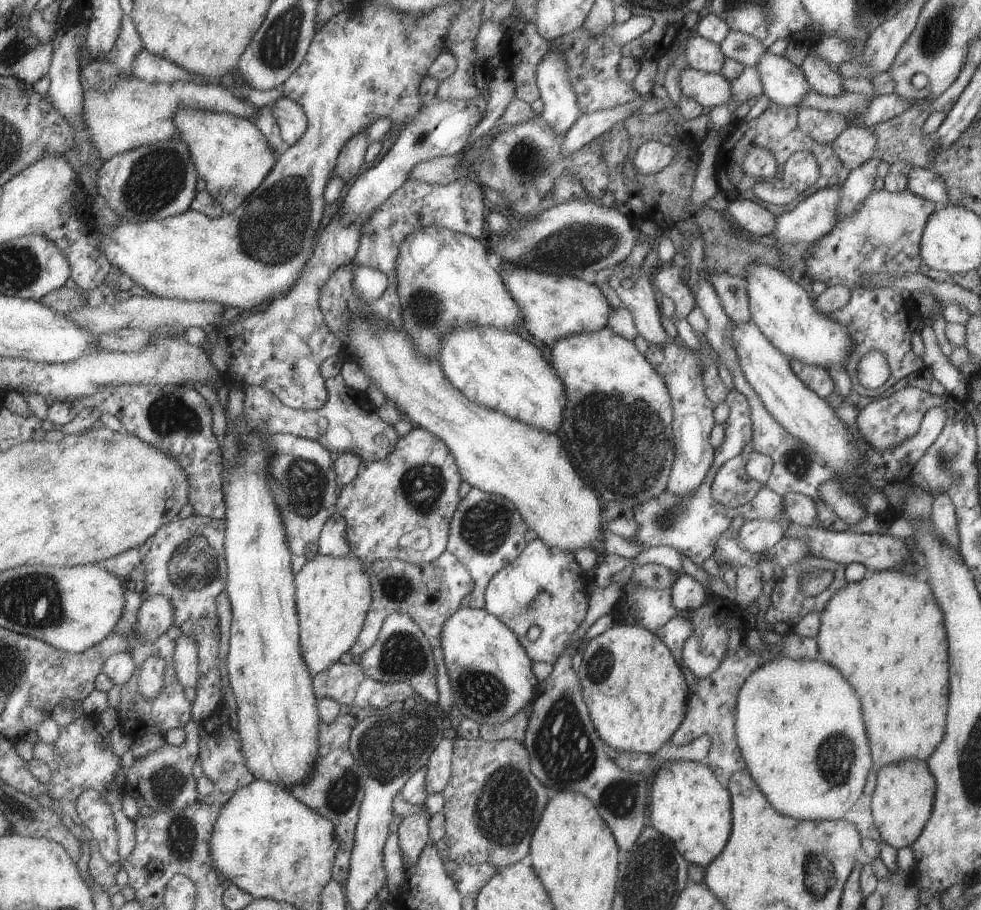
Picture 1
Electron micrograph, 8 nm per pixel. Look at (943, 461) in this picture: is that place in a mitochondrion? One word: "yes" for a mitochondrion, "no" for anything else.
yes

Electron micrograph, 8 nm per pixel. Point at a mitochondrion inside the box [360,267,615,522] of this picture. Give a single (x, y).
(423, 485)

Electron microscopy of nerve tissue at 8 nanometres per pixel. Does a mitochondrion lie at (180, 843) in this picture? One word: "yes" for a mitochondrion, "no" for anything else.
yes

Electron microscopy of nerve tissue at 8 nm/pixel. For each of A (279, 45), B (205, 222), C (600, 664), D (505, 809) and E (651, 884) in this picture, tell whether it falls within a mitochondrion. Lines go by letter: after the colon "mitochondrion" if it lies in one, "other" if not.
A: mitochondrion
B: other
C: mitochondrion
D: mitochondrion
E: mitochondrion

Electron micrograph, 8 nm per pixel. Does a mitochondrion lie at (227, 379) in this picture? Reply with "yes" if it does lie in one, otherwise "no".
no

